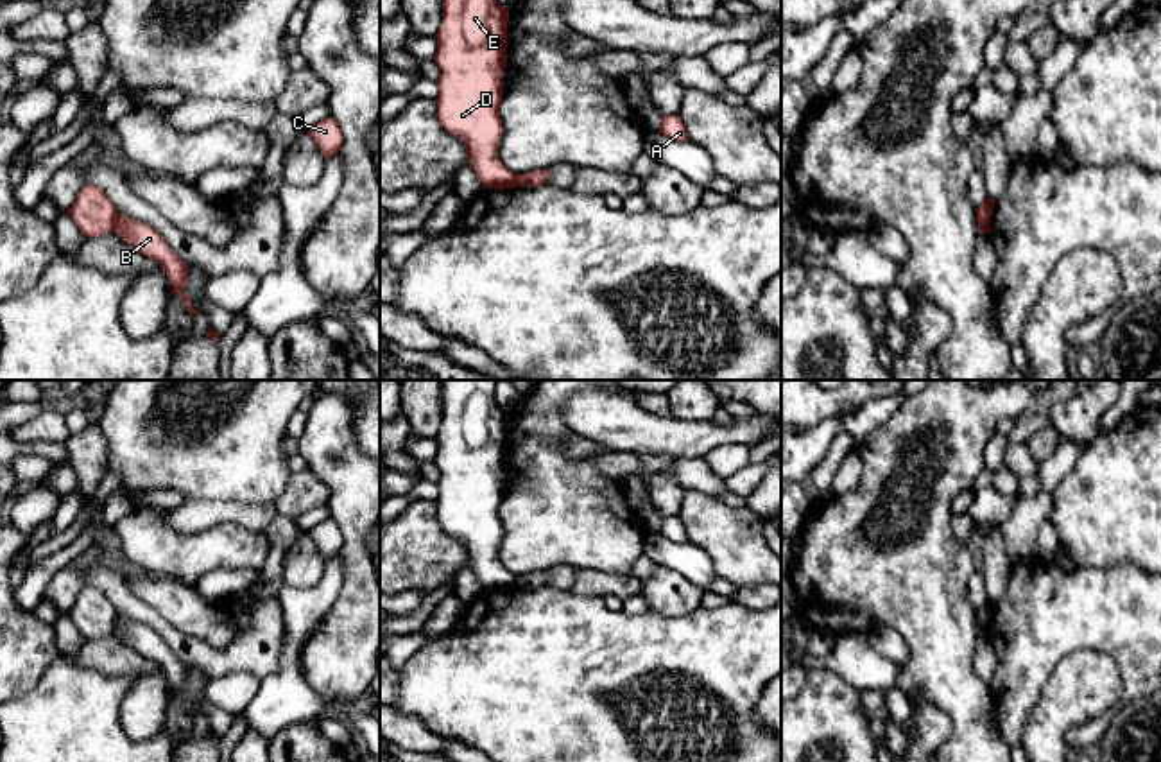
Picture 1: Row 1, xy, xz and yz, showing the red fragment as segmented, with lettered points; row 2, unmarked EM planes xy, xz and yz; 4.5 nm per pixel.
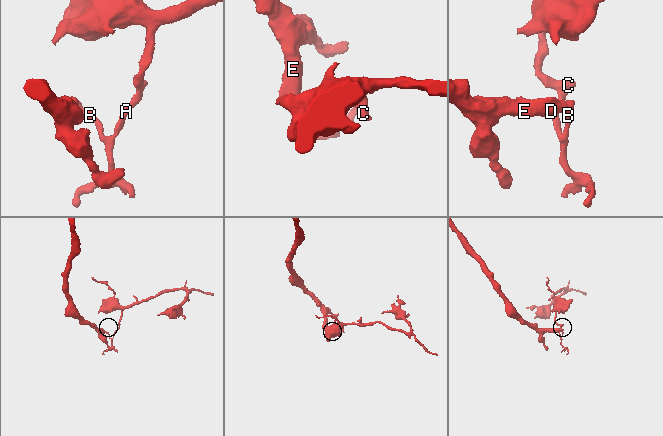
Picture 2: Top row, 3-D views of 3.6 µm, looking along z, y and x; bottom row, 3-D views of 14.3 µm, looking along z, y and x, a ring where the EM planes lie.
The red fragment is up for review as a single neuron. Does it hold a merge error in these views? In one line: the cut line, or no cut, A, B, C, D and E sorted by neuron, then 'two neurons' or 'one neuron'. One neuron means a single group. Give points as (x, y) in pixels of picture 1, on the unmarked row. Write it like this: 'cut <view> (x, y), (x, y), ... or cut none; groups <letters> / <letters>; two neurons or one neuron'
cut xy (120, 617), (111, 632); groups A B C / D E; two neurons

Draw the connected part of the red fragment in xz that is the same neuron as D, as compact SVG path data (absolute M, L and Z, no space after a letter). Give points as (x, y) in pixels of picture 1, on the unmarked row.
M443 380L443 425L437 441L437 464L441 477L437 482L437 520L453 538L460 540L468 561L477 574L482 590L516 590L512 576L498 559L502 540L502 520L498 507L503 497L502 475L507 468L507 423L509 411L494 400L498 380Z

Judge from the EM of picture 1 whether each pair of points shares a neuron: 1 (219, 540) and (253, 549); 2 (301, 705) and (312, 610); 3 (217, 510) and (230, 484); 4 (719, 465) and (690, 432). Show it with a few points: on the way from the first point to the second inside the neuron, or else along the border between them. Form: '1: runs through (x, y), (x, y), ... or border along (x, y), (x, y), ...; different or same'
1: runs through (228, 547), (244, 549); same
2: runs through (291, 682), (291, 646), (296, 633); same
3: border along (187, 501), (239, 501), (264, 506); different
4: border along (749, 445), (719, 445), (705, 458); different

